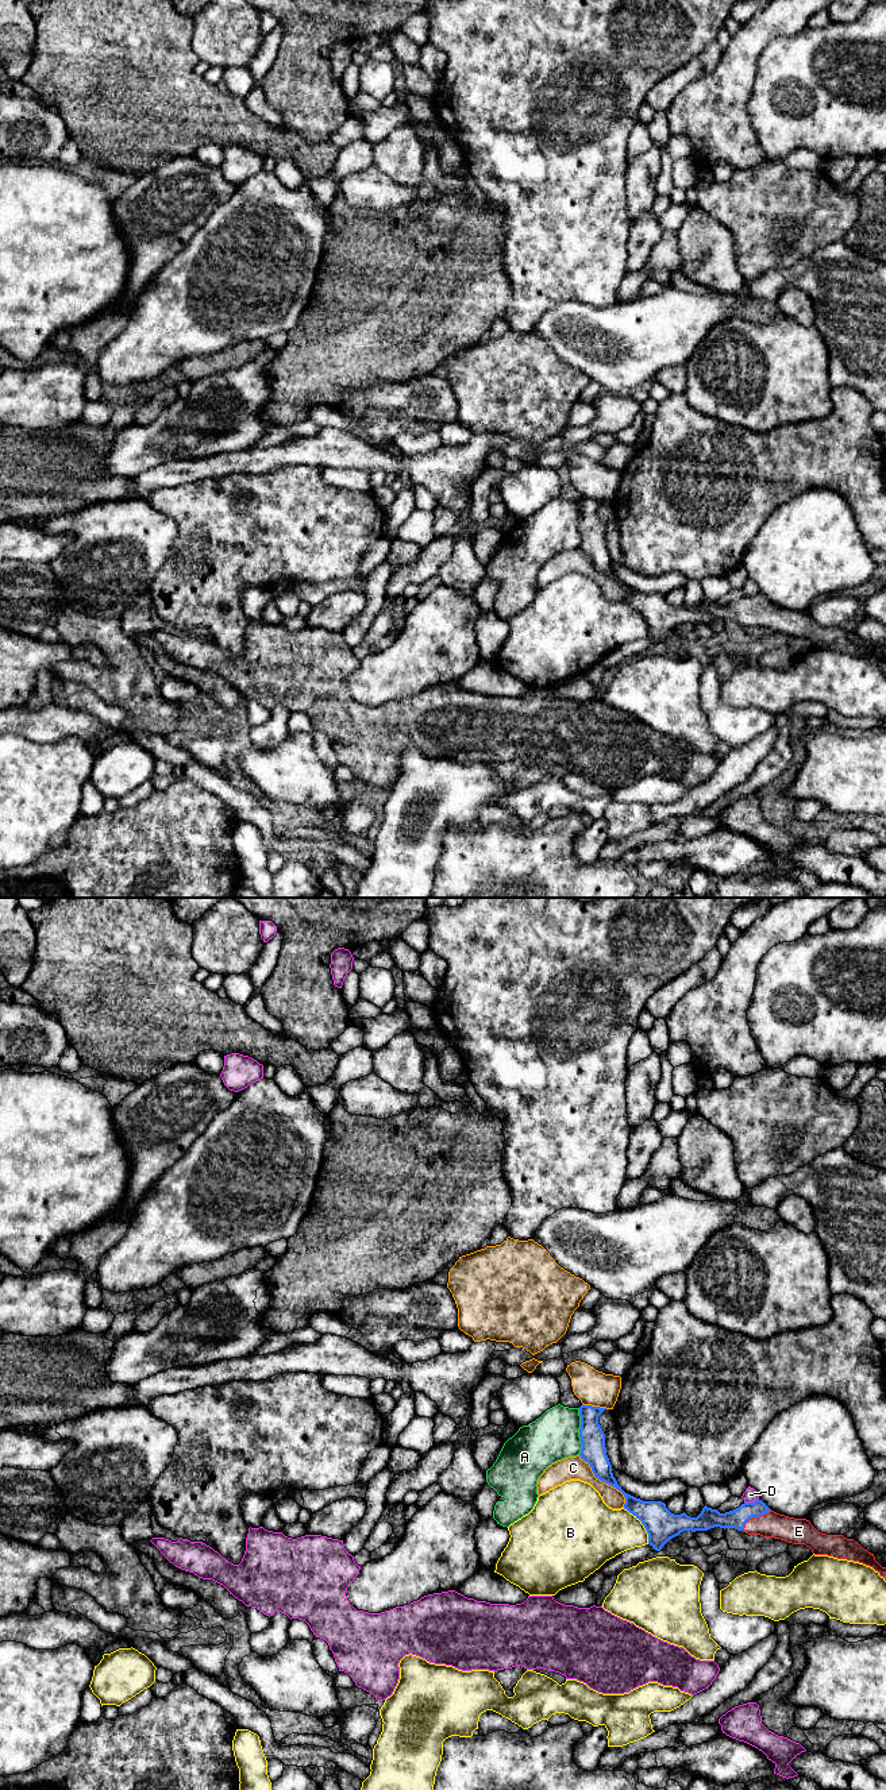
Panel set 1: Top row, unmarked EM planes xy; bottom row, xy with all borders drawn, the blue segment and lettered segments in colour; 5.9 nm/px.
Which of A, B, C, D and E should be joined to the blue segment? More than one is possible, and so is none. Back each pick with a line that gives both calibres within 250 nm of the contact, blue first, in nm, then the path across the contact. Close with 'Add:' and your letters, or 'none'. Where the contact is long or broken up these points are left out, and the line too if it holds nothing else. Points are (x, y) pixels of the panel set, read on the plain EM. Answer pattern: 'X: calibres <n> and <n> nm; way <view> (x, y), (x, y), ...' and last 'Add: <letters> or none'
E: calibres 120 and 160 nm; way xy (736, 612), (754, 609), (771, 617)
Add: E

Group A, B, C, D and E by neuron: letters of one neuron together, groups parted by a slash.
A / B / C / D / E

